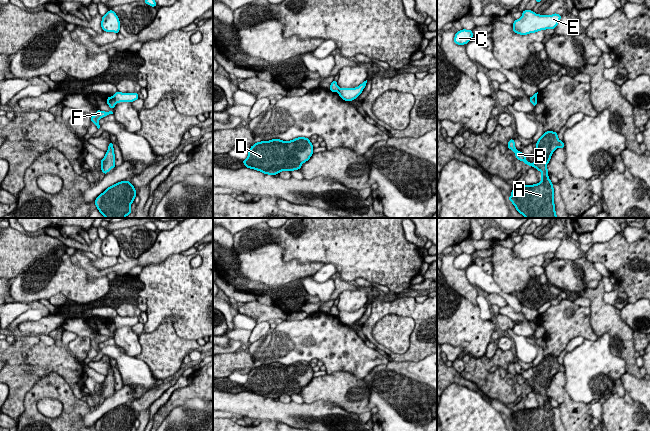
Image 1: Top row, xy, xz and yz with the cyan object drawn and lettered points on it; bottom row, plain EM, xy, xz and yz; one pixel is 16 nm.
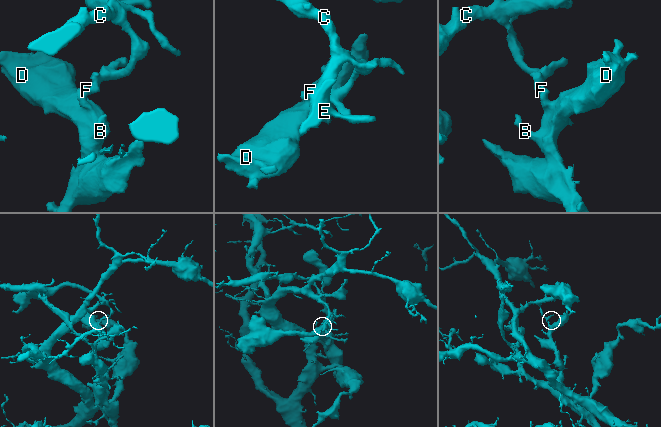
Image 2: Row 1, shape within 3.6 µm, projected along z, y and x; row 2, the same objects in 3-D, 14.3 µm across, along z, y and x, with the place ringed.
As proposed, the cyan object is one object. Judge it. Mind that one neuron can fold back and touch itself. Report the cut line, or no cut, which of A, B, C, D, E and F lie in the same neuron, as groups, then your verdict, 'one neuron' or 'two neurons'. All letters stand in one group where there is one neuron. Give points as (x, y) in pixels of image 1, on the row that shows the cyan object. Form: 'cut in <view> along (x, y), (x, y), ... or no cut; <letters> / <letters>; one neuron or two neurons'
cut in xy along (112, 96), (116, 103); A B D F / C E; two neurons

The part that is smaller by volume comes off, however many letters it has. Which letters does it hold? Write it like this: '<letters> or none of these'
A, B, D, F

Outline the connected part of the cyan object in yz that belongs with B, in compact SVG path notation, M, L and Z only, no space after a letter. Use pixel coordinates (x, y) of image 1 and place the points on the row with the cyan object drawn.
M546 131L536 142L534 162L526 160L526 155L515 147L514 139L510 139L507 148L515 153L515 157L526 165L541 172L541 181L533 185L513 188L509 201L525 218L557 218L554 204L553 183L549 179L547 164L557 148L564 148L564 142L558 139L554 131Z

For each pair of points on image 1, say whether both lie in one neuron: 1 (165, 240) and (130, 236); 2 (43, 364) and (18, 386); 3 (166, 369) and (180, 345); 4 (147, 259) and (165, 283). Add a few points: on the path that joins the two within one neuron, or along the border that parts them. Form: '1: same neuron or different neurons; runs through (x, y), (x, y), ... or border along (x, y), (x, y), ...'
1: different neurons; border along (158, 234), (155, 242), (139, 256)
2: same neuron; runs through (35, 364), (28, 367), (18, 378)
3: same neuron; runs through (166, 363), (166, 359), (174, 351)
4: different neurons; border along (172, 254), (159, 262), (146, 265), (143, 268)

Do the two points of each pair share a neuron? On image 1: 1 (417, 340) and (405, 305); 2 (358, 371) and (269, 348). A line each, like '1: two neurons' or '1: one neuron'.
1: one neuron
2: one neuron

